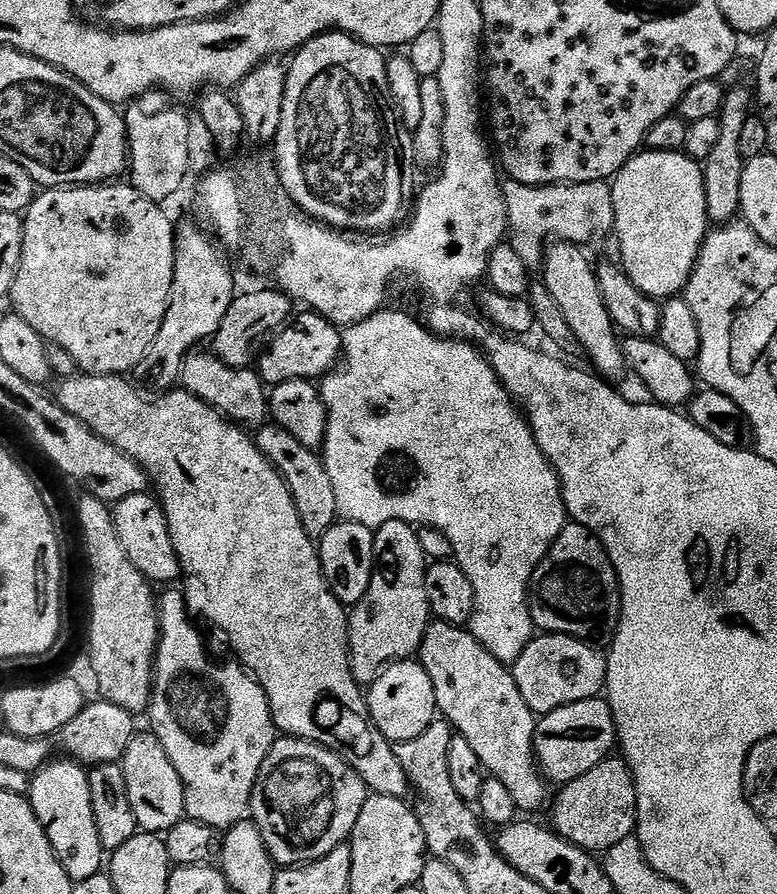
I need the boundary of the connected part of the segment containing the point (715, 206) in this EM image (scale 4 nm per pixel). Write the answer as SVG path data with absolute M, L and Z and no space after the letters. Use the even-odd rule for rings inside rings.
M751 87L731 88L724 93L724 104L720 108L719 121L722 126L722 138L718 138L710 158L702 161L705 180L706 206L708 219L713 225L723 226L735 221L741 215L742 202L742 170L746 159L743 156L740 139L743 127L754 108L754 92Z

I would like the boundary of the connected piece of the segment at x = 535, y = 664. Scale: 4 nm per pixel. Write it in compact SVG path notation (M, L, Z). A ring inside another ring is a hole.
M540 634L528 643L526 650L522 650L510 671L516 679L518 690L522 690L522 698L526 698L526 706L541 717L574 702L597 699L608 682L608 657L587 640Z

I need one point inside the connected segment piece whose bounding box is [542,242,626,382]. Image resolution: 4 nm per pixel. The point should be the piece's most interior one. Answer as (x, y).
(568, 274)

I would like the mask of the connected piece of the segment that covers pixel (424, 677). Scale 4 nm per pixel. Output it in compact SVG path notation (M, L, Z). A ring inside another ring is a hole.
M415 659L397 660L388 665L367 689L366 711L387 740L401 744L410 738L418 738L418 734L422 734L422 730L426 730L426 726L430 726L438 716L434 682L430 682L430 674L426 674L426 670Z

